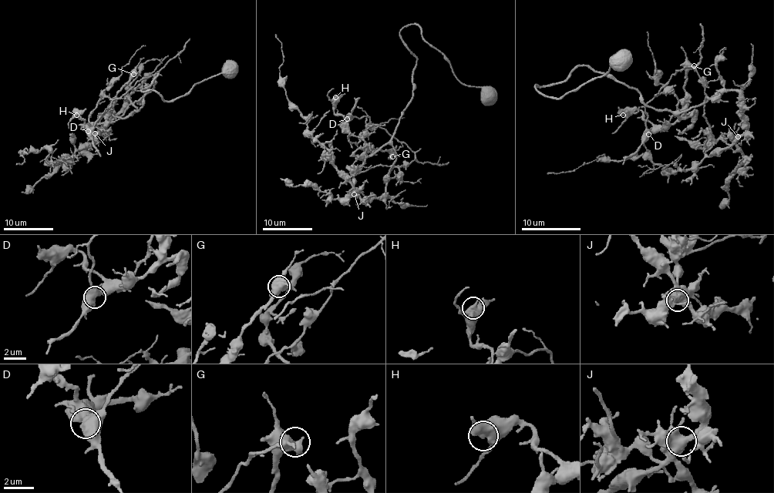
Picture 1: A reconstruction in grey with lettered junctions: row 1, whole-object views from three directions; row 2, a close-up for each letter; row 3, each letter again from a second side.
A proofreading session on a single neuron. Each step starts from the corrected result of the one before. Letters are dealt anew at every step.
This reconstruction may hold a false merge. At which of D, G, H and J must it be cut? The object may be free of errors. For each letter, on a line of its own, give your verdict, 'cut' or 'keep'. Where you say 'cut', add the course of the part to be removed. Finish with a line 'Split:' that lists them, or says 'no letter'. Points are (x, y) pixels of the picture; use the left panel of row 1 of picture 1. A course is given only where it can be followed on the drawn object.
D: cut | (87, 131), (113, 100), (126, 94), (142, 78), (155, 75), (146, 91), (95, 137), (99, 142), (112, 133)
G: keep
H: keep
J: keep
Split: D

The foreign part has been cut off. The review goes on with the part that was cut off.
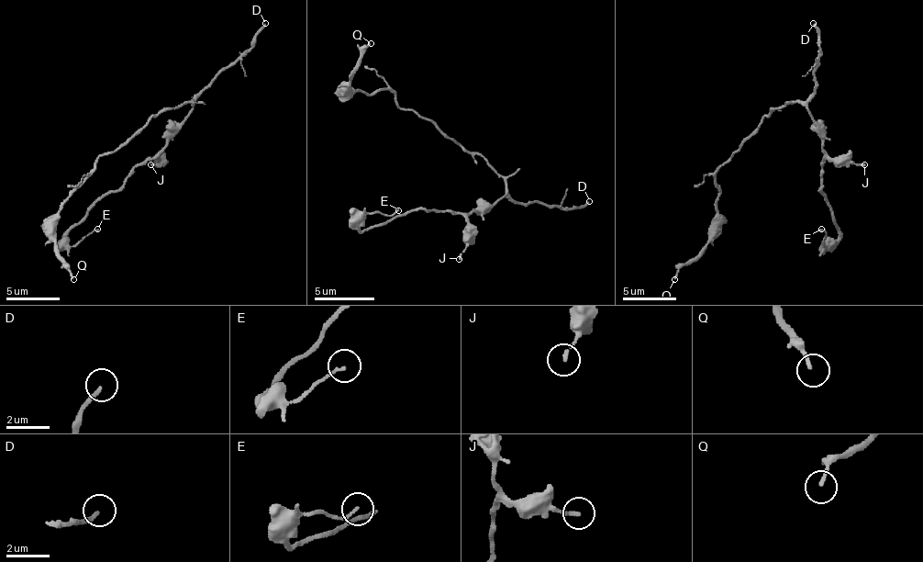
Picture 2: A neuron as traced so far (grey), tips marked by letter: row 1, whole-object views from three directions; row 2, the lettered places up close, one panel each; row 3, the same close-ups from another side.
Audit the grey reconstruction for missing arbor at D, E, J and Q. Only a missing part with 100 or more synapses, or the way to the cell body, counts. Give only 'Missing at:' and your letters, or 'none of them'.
Missing at: D

